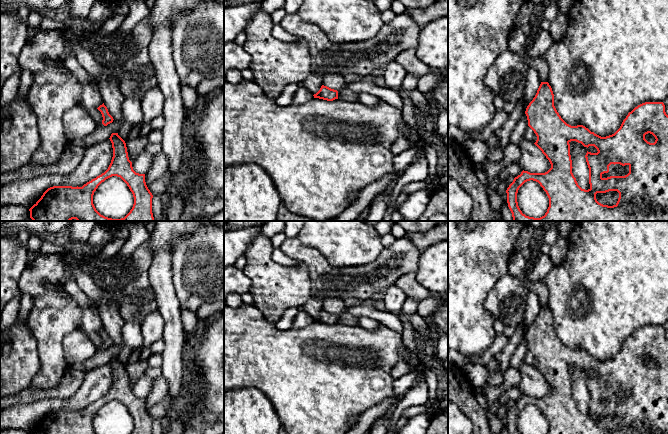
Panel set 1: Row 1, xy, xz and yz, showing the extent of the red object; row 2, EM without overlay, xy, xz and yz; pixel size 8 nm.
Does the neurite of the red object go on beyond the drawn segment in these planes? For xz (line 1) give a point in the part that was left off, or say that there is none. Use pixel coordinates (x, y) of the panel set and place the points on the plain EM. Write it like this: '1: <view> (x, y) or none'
1: none

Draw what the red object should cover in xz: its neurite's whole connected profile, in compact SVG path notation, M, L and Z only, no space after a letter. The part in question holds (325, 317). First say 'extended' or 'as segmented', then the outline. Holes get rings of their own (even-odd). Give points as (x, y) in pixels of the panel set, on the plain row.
as segmented | M322 309L320 314L313 320L314 322L333 325L335 323L338 323L338 315Z

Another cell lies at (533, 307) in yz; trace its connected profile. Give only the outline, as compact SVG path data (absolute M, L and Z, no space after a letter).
M529 291L529 293L528 293L528 305L526 307L526 311L524 313L524 317L522 320L524 323L523 338L525 337L526 332L529 329L529 327L535 321L540 308L541 308L541 304L540 304L540 301L539 301L537 294L533 291Z

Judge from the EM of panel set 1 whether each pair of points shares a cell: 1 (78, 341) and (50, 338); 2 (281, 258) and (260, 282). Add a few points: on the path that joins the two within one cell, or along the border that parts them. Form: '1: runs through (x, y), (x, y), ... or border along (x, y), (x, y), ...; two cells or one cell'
1: border along (80, 327), (70, 331), (63, 340), (66, 362); two cells
2: border along (272, 249), (272, 259), (277, 263), (296, 264); two cells

